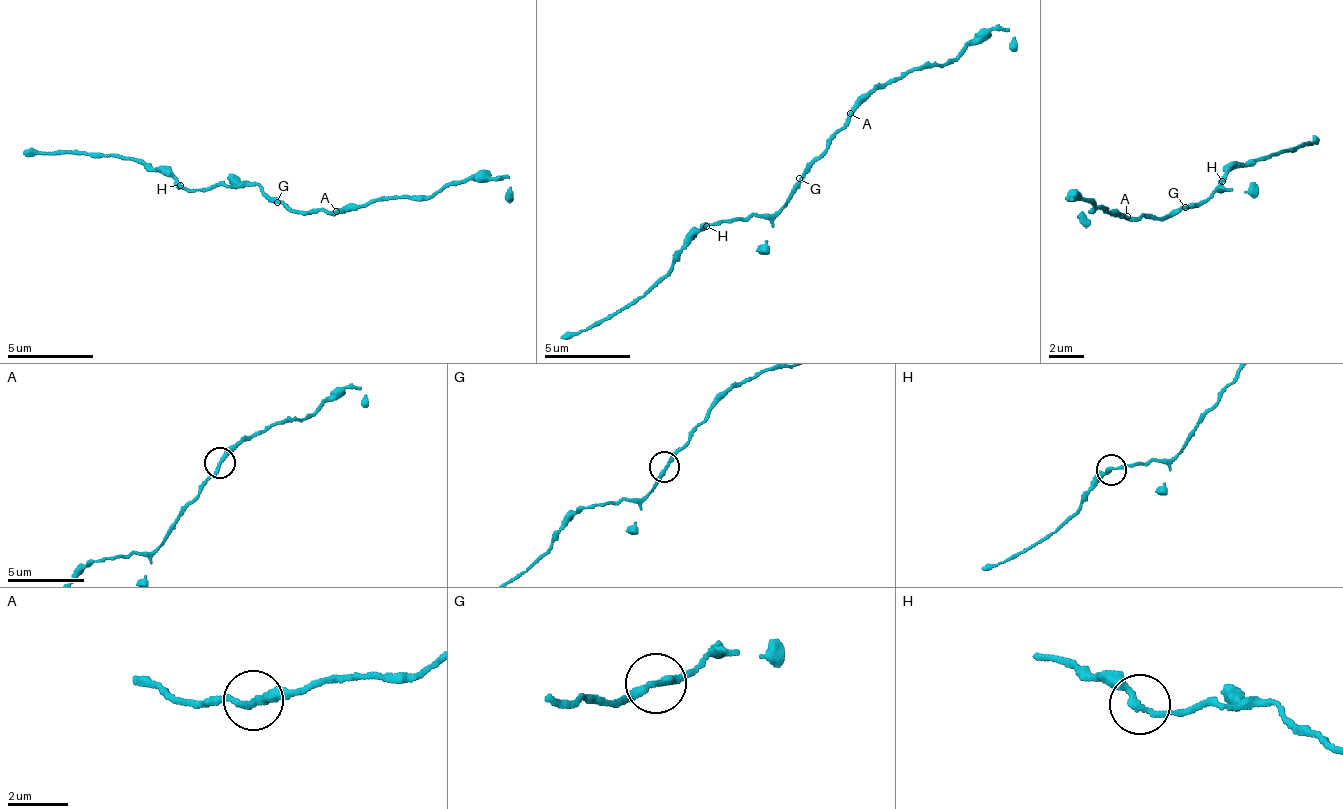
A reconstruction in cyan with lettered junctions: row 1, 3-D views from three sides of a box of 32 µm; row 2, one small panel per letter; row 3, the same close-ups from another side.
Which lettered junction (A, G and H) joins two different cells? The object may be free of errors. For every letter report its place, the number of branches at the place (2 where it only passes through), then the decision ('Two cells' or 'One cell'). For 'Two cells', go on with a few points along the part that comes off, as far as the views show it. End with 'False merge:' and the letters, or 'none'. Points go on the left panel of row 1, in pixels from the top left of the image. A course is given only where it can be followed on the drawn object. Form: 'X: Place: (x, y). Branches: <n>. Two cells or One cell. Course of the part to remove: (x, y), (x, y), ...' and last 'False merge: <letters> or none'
A: Place: (336, 211). Branches: 2. One cell
G: Place: (277, 202). Branches: 2. One cell
H: Place: (180, 185). Branches: 2. One cell
False merge: none

